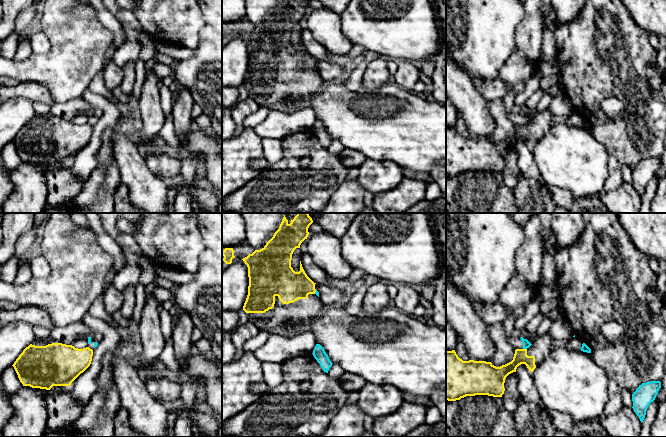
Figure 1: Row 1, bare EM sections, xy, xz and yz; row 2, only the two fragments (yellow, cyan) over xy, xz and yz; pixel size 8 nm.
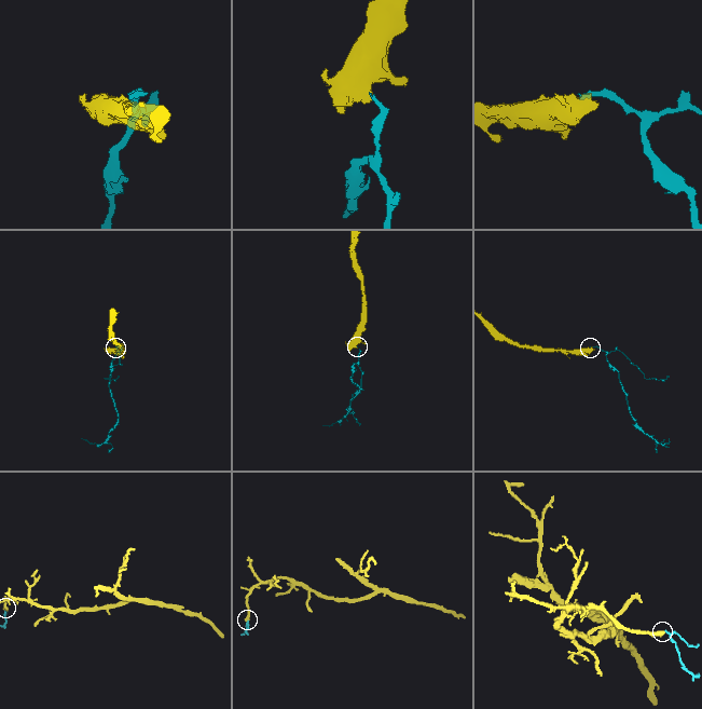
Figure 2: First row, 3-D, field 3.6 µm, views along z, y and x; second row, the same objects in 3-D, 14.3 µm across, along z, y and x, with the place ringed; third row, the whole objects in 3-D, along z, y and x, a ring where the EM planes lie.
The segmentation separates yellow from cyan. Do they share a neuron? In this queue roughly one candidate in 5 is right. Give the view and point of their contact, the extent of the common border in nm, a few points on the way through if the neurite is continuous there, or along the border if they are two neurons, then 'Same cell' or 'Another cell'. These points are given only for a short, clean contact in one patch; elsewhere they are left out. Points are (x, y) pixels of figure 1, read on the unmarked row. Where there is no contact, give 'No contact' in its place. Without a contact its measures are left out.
Touches yellow at yz (525, 125). Shared border 30 nm. Boundary: yz (523, 124), (526, 125). Another cell

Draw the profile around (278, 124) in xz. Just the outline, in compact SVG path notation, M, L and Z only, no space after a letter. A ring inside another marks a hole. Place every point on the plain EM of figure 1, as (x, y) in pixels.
M310 108L294 113L270 110L267 118L254 131L262 139L283 139L297 132L312 130L316 120L314 110Z

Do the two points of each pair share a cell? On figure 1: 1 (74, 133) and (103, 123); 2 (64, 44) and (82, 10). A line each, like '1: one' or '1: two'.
1: two
2: two

